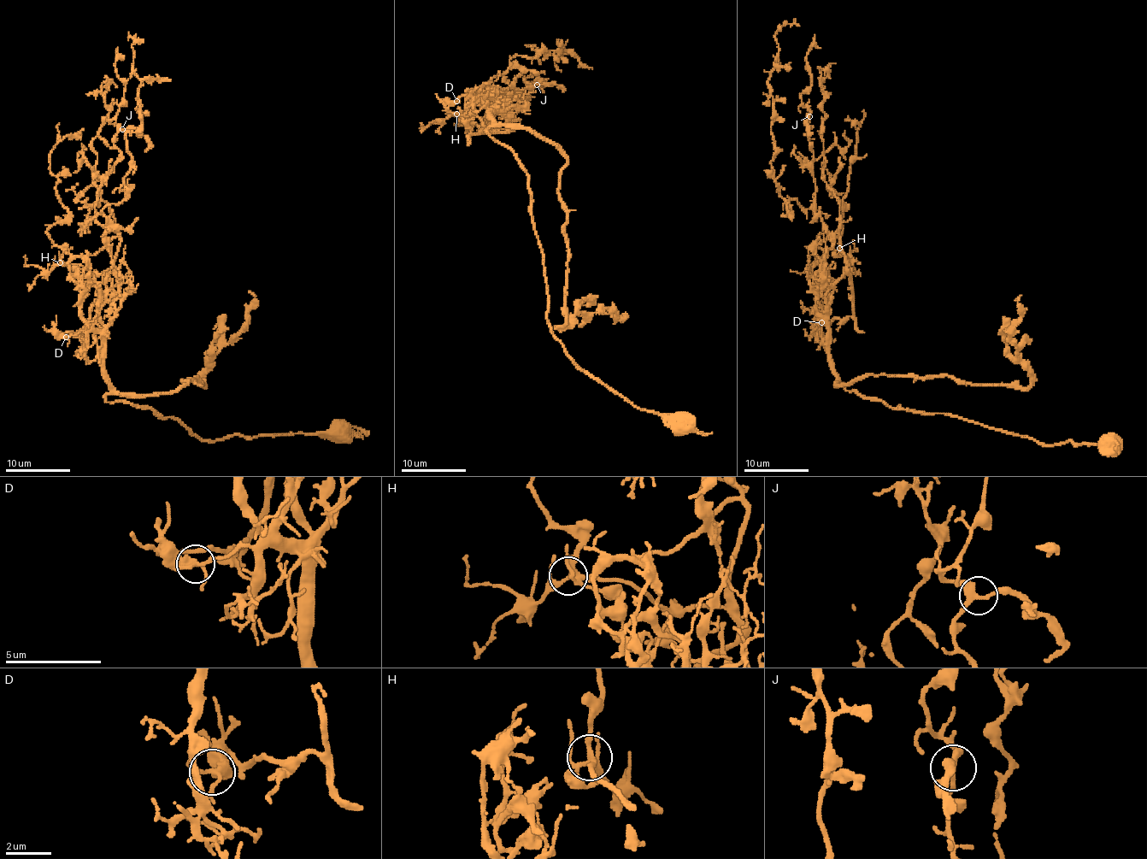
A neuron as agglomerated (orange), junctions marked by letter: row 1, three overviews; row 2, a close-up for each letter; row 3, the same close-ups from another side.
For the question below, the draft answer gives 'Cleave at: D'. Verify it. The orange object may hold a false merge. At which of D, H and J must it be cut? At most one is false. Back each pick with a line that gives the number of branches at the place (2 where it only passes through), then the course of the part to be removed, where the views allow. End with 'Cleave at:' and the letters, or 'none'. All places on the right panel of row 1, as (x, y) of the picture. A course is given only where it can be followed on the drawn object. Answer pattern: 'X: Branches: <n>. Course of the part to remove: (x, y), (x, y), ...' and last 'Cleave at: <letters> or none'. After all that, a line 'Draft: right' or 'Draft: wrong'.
D: Branches: 3. Course of the part to remove: (822, 321), (853, 314), (839, 225), (830, 232), (814, 206), (785, 200), (771, 161), (775, 33), (799, 26)
Cleave at: D
Draft: right

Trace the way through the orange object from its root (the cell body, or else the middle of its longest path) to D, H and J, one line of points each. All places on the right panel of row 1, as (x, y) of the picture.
D: (1108, 446), (1039, 444), (944, 414), (896, 409), (865, 398), (838, 379), (829, 326), (822, 321)
H: (1108, 446), (1039, 444), (944, 414), (889, 408), (847, 391), (829, 353), (828, 285), (849, 269), (839, 248)
J: (1108, 446), (1039, 444), (847, 391), (829, 353), (822, 287), (832, 241), (814, 213), (809, 116)

